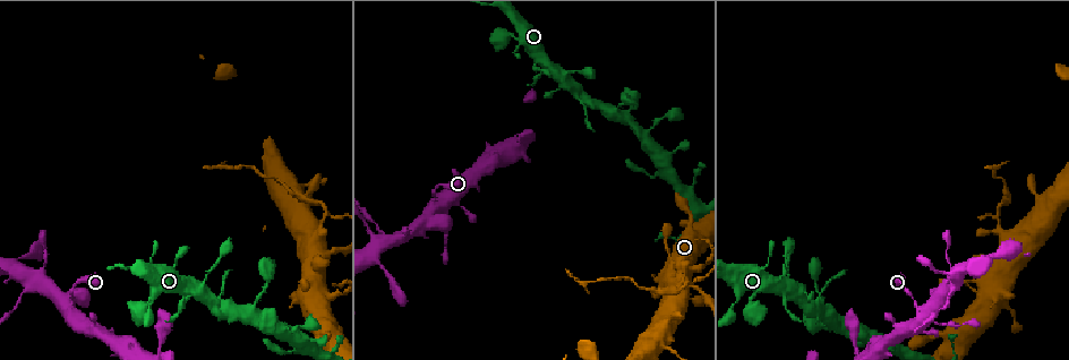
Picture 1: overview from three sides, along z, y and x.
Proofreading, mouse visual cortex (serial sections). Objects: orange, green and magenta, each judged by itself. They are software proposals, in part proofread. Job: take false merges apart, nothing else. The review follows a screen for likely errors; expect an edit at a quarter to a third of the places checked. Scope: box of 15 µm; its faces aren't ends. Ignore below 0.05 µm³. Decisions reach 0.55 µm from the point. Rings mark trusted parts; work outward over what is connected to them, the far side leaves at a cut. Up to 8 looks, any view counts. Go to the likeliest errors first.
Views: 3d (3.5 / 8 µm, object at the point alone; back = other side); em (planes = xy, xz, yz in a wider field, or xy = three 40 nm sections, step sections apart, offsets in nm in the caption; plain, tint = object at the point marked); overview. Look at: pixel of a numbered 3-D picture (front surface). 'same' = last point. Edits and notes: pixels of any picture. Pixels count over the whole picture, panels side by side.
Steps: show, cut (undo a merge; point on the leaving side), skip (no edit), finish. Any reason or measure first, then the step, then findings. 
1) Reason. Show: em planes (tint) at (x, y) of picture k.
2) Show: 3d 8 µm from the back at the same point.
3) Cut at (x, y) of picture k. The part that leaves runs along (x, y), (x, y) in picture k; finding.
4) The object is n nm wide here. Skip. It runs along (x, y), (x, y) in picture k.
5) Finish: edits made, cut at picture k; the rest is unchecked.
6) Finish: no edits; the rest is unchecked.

Calibre changes. Show: 3d 3.5 µm at (688, 281) of picture 1.

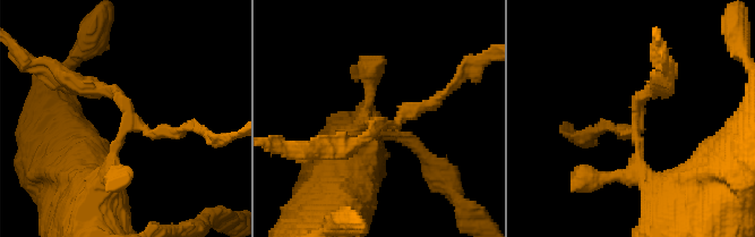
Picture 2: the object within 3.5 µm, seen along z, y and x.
3 arms meet here; the arms are 150, 150, 300 nm wide; need the tissue. Show: em xy step 3 (tint) at (127, 127) of picture 2.

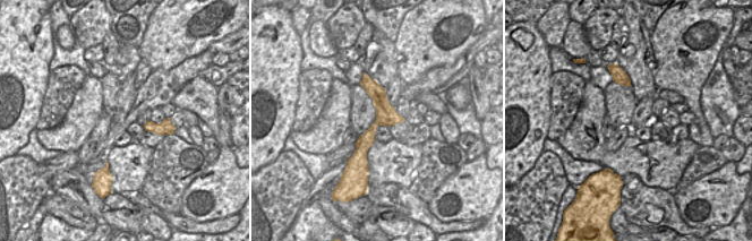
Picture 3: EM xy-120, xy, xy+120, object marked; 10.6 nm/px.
Cut at (636, 111) of picture 2. The part that leaves runs along (638, 146), (638, 104), (665, 84) in picture 2; a second cell is stuck on.

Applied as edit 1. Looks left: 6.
Thick turns thin. Show: 3d 3.5 µm from the back at (694, 271) of picture 1.

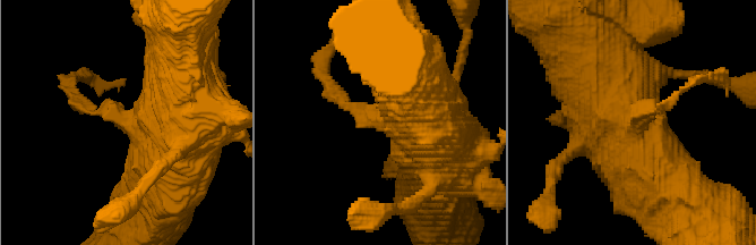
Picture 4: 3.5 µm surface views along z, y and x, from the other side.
Now the EM. Show: em xy step 2 (tint) at (124, 117) of picture 4.

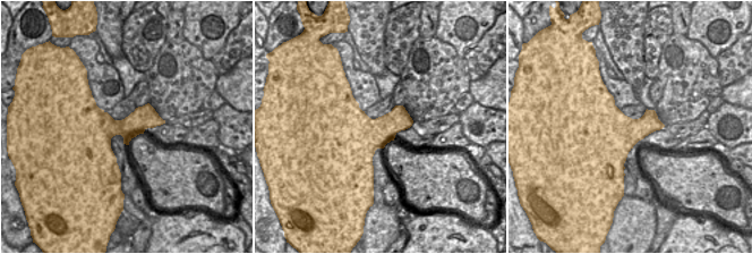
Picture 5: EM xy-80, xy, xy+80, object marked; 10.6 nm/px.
Skip. All the same cell.

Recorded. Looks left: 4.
Sudden change in width. Show: 3d 3.5 µm at (906, 291) of picture 1.

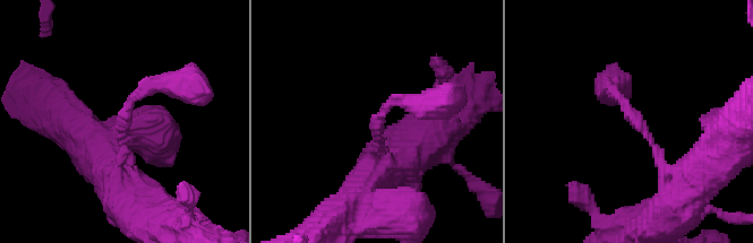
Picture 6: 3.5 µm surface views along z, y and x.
Show: em xy step 5 (tint) at (379, 119) of picture 6.

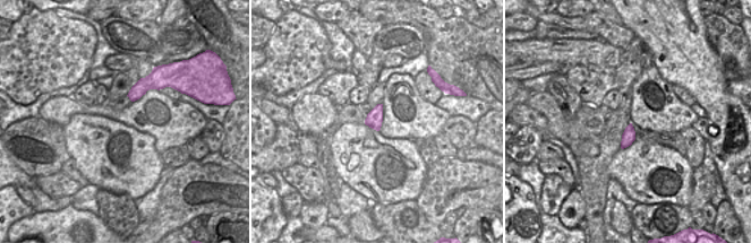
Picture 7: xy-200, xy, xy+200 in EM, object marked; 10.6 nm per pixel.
Show: em xy step 2 (tint) at the same point.

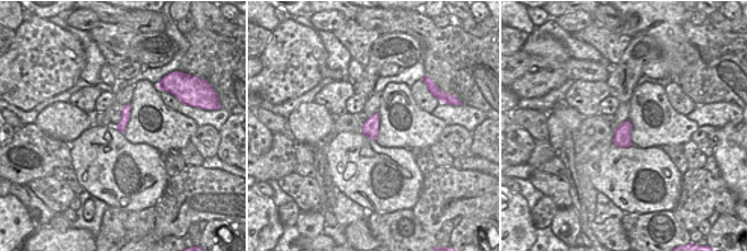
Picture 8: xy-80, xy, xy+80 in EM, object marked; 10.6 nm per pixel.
The arms are 150, 300 nm wide. Skip. It runs along (185, 84), (133, 97), (118, 171) in picture 6; continuous, no second cell.

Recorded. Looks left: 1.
Finish: edits made, cut at picture 2; the rest is unchecked.

